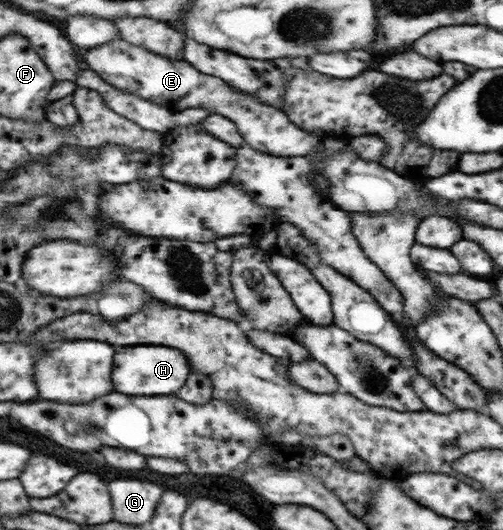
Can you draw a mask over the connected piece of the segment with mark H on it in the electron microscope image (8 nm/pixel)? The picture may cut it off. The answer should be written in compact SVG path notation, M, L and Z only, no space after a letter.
M125 347L121 353L117 353L117 371L113 371L113 379L117 379L117 391L127 395L173 395L175 391L182 389L189 373L193 372L191 363L185 357L187 356L179 349L173 347Z

